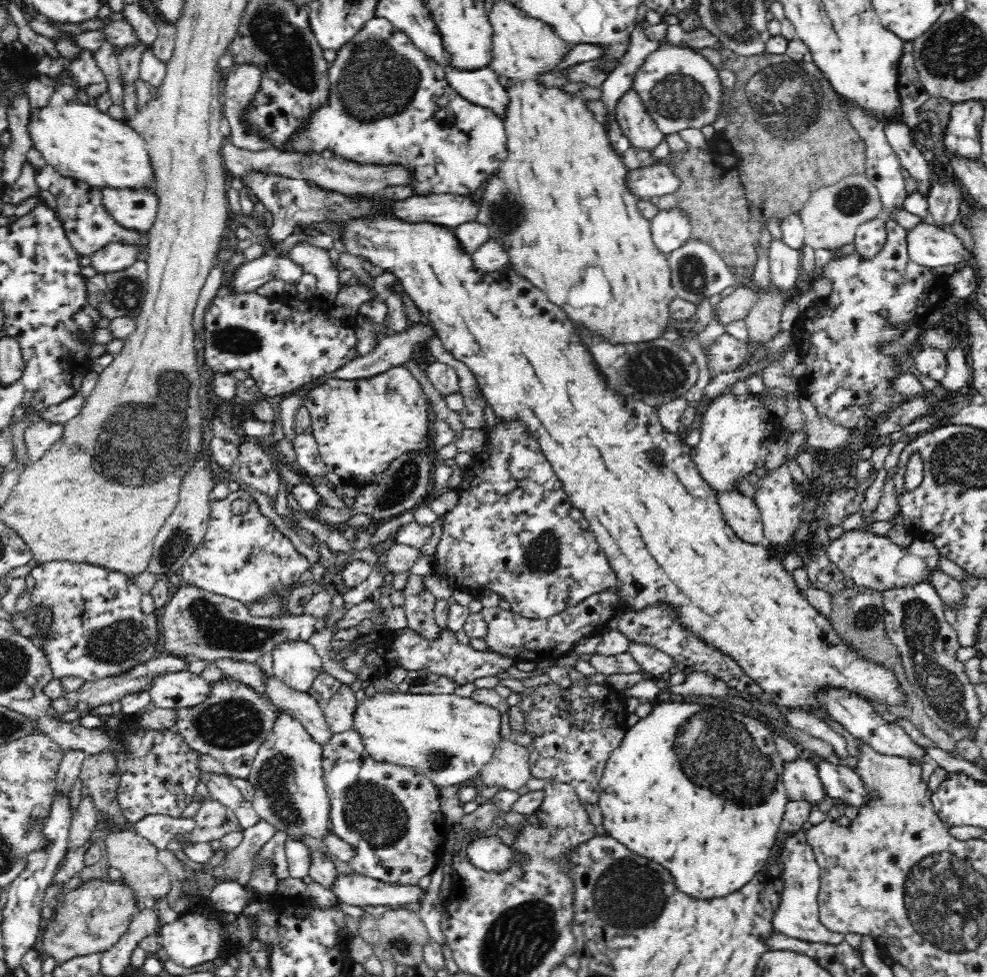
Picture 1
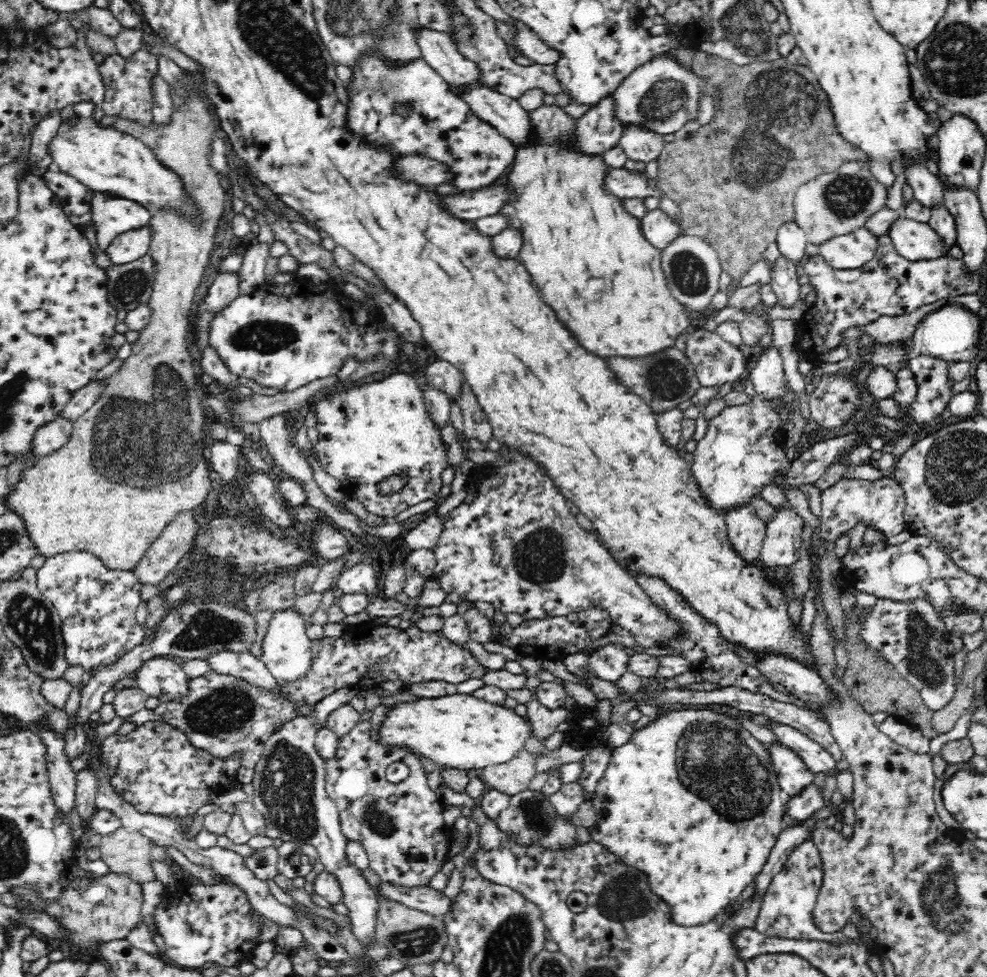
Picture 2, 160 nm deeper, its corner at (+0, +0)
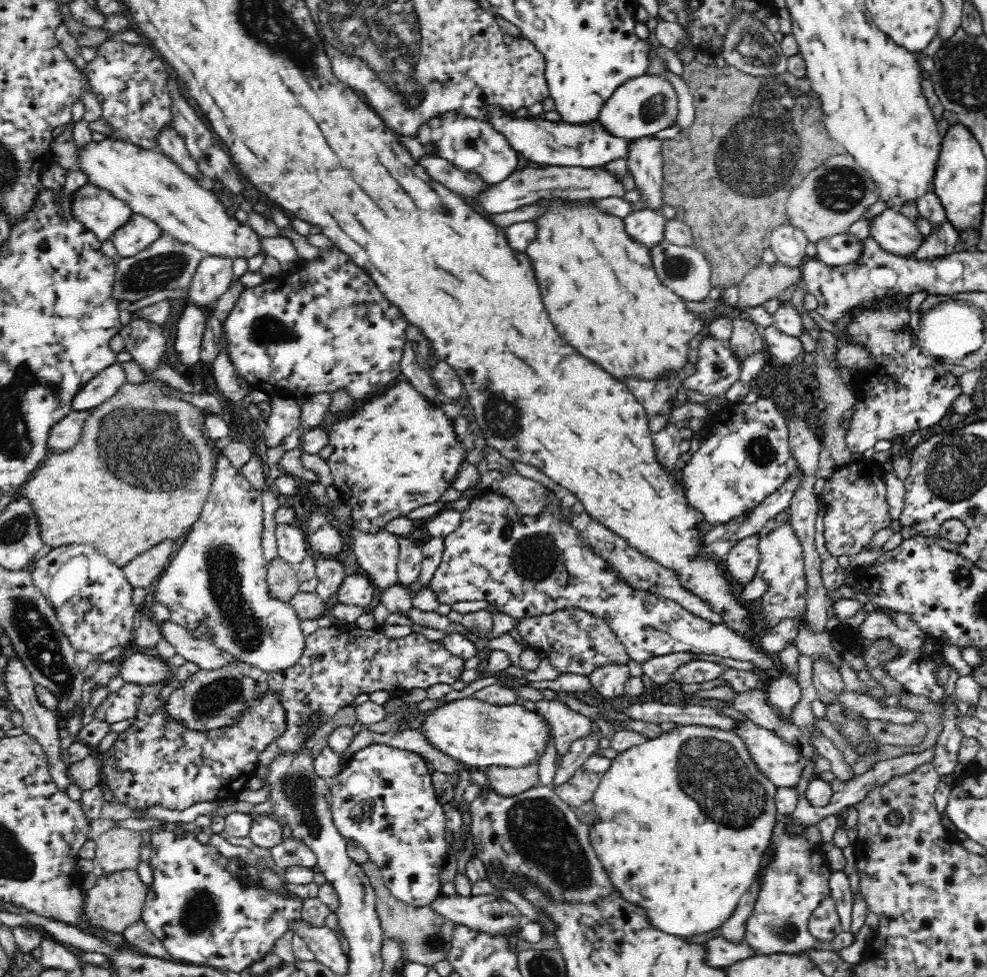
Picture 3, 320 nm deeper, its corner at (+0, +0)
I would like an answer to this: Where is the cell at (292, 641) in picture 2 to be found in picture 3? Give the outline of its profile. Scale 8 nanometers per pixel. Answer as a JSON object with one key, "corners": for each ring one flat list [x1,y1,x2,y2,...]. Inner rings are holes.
{"corners":[[223,448,216,449,217,455,215,457,215,471,213,472,213,482,211,483,210,494,204,503,202,512,200,513,199,519,195,524,190,528,190,531,185,535,185,540,181,544,180,548,175,552,168,566,166,572,162,574,159,578,158,583,155,587,155,592,153,594,153,600,156,602,162,602,165,606,168,606,171,612,170,620,172,623,176,623,188,631,194,630,198,626,198,622,203,622,207,624,213,632,215,632,215,638,211,640,210,644,214,644,217,648,224,650,225,652,230,652,238,662,242,664,250,664,259,670,264,671,264,673,284,673,289,669,292,669,299,661,300,658,303,658,305,652,305,642,306,636,302,634,302,620,300,616,294,610,294,607,288,602,280,602,274,597,269,596,269,588,267,587,267,560,264,557,262,543,261,543,261,534,263,530,263,511,262,511,262,493,260,489,252,486,252,483,241,474,241,471,236,469,230,458,224,456]]}

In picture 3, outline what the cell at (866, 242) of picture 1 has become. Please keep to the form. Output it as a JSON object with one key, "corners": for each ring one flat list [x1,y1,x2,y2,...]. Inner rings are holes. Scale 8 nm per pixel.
{"corners":[[852,233,835,234,816,242,816,256,828,266,856,264,864,254,864,241]]}

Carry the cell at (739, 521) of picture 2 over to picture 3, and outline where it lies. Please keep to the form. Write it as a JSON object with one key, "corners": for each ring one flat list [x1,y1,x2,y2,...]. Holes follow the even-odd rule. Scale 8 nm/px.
{"corners":[[754,533,735,542,726,558,726,573,732,575,736,582,746,586,753,580,760,560,760,534]]}

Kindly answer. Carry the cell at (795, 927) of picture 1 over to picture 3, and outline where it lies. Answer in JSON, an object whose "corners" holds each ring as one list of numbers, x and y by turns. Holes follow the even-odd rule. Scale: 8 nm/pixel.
{"corners":[[778,822,770,845,777,846,776,854,770,864,762,865,759,871,762,877,762,890,754,906,752,916,748,918,744,943,752,945,756,954,794,953,804,954,809,948,838,951,854,944,854,936,842,934,829,941,824,941,810,934,809,920,813,910,822,898,831,896,829,878,831,867,823,858,821,843,808,842,804,836,789,836,783,832,784,823]]}

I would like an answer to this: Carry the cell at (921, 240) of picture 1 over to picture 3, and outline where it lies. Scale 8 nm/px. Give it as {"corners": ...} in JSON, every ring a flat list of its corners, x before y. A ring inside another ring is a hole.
{"corners":[[886,209,873,218,871,236,884,250,898,256,916,254,927,239,912,219,899,214,895,209]]}

